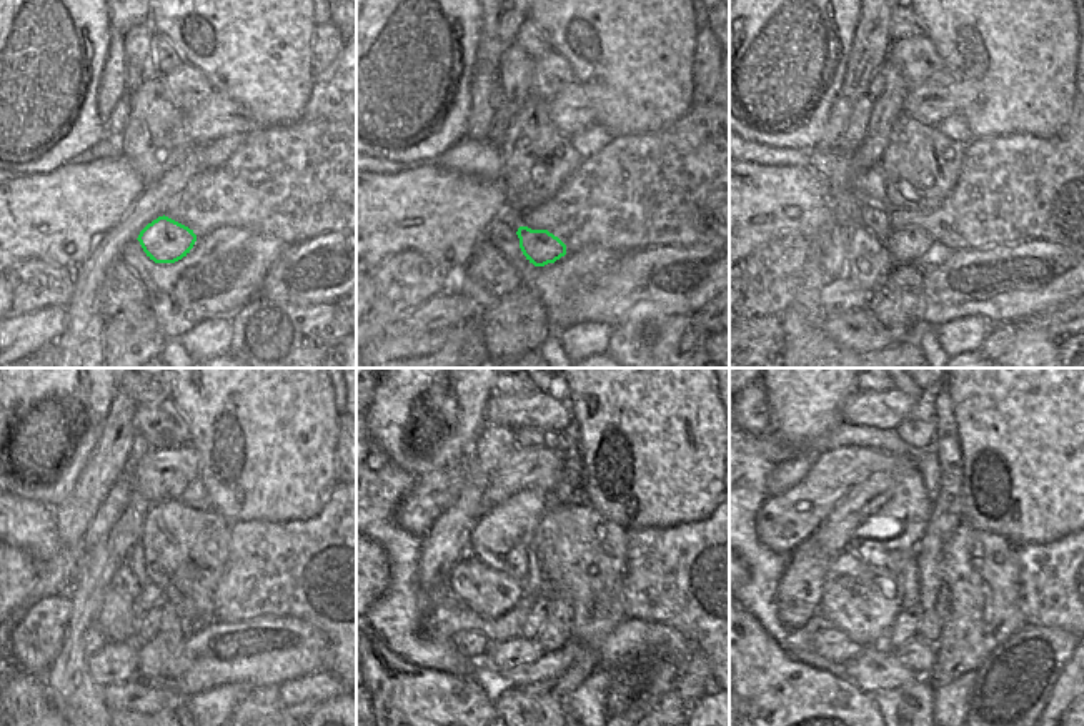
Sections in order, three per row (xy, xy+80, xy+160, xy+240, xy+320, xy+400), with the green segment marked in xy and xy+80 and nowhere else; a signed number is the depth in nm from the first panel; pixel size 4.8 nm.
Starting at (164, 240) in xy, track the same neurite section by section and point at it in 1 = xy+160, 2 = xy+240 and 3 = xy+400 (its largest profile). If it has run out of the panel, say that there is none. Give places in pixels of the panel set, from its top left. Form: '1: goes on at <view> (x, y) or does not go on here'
1: goes on at xy+160 (913, 245)
2: goes on at xy+240 (147, 628)
3: goes on at xy+400 (903, 628)

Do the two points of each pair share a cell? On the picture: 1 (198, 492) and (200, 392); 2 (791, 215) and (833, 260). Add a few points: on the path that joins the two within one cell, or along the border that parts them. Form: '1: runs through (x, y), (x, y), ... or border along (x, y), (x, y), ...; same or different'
1: border along (198, 477), (213, 508); different
2: runs through (810, 215), (821, 215), (833, 227), (835, 242); same

